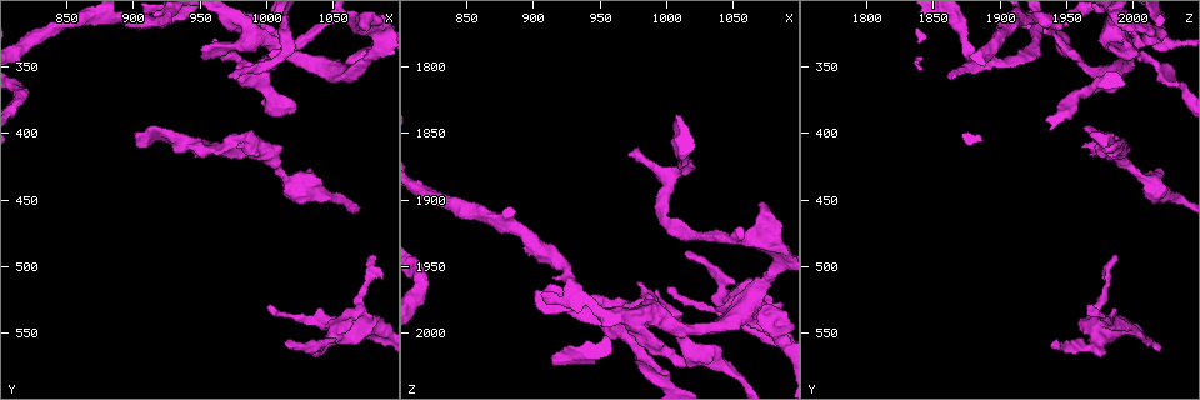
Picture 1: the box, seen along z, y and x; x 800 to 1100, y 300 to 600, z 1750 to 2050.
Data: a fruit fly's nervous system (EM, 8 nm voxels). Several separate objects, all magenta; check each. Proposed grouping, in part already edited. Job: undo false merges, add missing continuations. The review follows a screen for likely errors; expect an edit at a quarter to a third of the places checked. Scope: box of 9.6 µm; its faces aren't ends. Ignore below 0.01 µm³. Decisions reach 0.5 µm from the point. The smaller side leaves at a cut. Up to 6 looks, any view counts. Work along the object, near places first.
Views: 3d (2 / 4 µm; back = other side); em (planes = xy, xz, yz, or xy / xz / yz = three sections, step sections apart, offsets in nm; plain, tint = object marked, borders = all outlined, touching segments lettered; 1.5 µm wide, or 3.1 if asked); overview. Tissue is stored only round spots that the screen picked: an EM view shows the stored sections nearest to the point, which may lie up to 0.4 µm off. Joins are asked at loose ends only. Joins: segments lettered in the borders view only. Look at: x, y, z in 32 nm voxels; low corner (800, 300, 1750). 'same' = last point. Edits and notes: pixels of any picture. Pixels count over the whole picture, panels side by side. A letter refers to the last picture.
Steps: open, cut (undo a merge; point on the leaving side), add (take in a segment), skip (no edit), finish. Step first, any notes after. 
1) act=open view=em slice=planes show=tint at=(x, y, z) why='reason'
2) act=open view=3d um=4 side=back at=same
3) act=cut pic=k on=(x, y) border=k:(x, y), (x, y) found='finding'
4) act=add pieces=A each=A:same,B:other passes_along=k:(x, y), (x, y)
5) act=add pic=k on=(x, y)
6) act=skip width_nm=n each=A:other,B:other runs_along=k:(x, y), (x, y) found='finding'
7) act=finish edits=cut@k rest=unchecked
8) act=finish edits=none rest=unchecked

act=open view=3d um=4 at=(1082, 490, 1990) why='branch stops here'

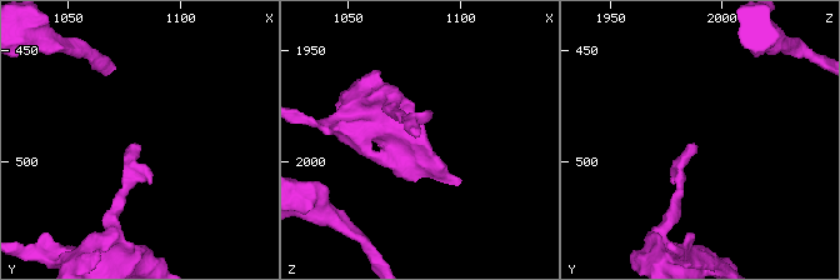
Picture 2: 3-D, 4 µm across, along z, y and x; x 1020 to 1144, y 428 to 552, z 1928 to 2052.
act=open view=em slice=xz step=8 show=tint at=(1081, 493, 1989)

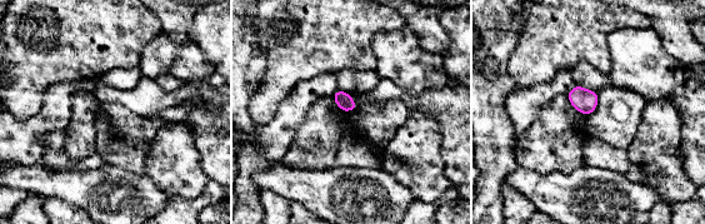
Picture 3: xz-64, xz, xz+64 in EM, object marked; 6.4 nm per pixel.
act=open view=em slice=xz step=8 show=borders at=same why='what lies round it'

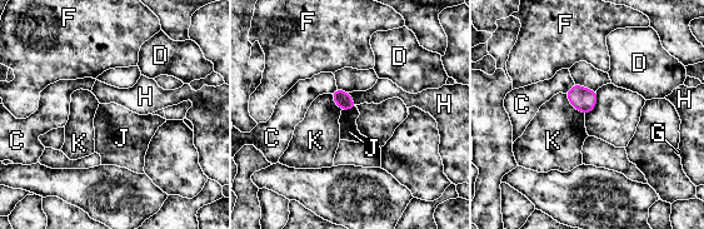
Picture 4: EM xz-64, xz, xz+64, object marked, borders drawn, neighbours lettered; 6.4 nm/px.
act=skip each=C:other,D:other,F:other,G:other,H:other,J:other,K:other found='none of them fits'

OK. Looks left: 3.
act=open view=3d um=4 at=(978, 410, 1962) why='an open end'

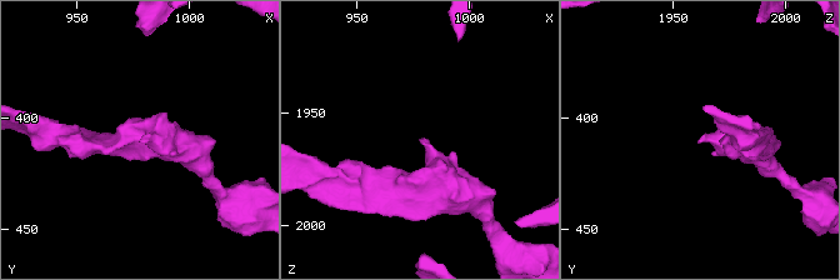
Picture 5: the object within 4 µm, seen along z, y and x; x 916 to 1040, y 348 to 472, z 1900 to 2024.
act=open view=em slice=planes show=borders at=(979, 410, 1962) why='need the tissue'

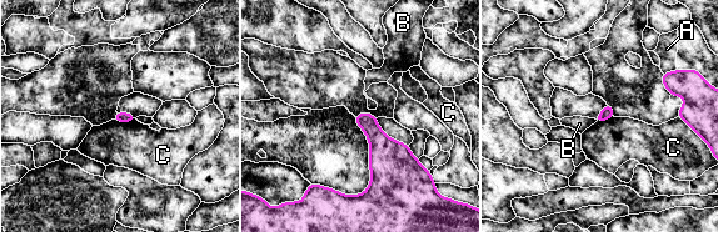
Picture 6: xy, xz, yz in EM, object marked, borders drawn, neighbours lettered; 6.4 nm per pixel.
act=skip each=A:other,B:other,C:other found='none of them fits'

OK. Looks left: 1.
act=finish edits=none rest=unchecked

